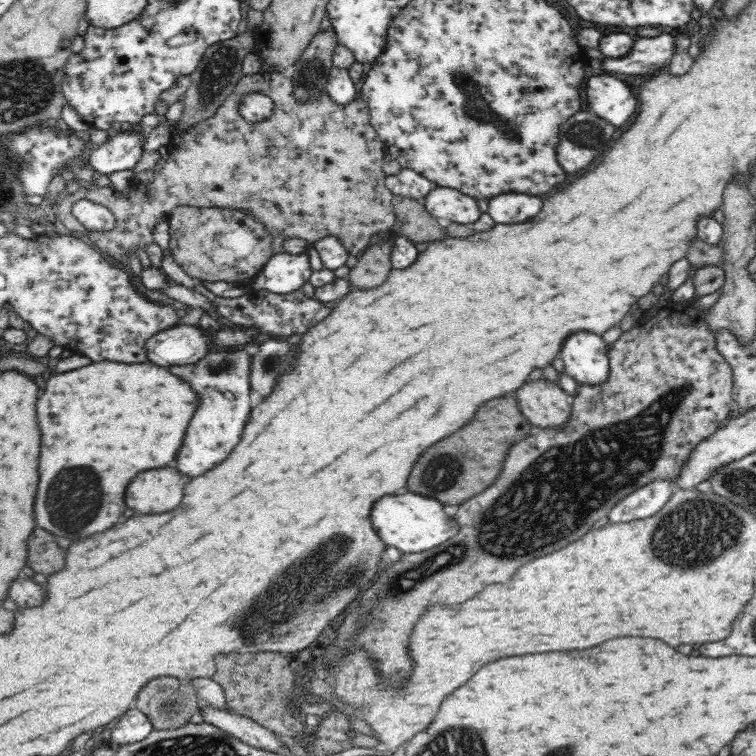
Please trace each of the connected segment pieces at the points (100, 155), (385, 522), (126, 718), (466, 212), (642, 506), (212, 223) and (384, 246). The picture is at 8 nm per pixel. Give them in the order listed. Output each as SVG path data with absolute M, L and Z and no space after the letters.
M138 126L108 138L98 149L91 151L88 164L95 170L96 175L132 170L142 156L143 138L147 132Z
M402 494L402 496L386 496L374 502L370 510L370 520L374 530L378 532L380 540L388 546L394 546L402 552L424 552L430 550L448 538L452 538L458 532L458 526L454 526L454 520L448 520L448 516L442 510L442 504L432 498L424 498L418 494Z
M134 707L128 709L111 725L111 742L130 744L144 740L153 730L148 716Z
M437 186L422 201L426 210L436 218L446 218L458 224L472 224L480 218L476 200L458 190Z
M656 479L646 486L637 488L616 503L610 510L610 522L630 522L656 514L670 500L675 491L672 481Z
M184 205L174 208L168 217L169 250L174 261L192 278L206 282L244 282L258 274L274 254L274 237L244 211Z
M392 241L370 245L358 259L357 265L349 270L347 278L353 290L368 290L386 282L393 269L390 262Z

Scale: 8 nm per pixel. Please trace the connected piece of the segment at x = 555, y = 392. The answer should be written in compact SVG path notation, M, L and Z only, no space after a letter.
M528 380L516 390L518 406L522 414L540 428L552 428L566 422L570 414L572 397L562 390L555 381Z

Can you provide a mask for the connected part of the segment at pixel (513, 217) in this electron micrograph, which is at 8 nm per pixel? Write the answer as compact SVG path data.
M502 194L490 200L490 216L498 224L520 224L532 220L542 208L538 196L528 194Z

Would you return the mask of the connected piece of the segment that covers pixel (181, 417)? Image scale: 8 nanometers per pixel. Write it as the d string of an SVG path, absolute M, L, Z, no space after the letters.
M148 361L138 364L93 362L76 370L51 375L45 383L44 394L36 402L42 452L40 484L34 505L35 521L44 530L54 533L56 538L62 536L76 541L104 532L120 520L126 510L124 490L138 472L162 468L176 458L200 398L190 383L174 375L168 367Z

